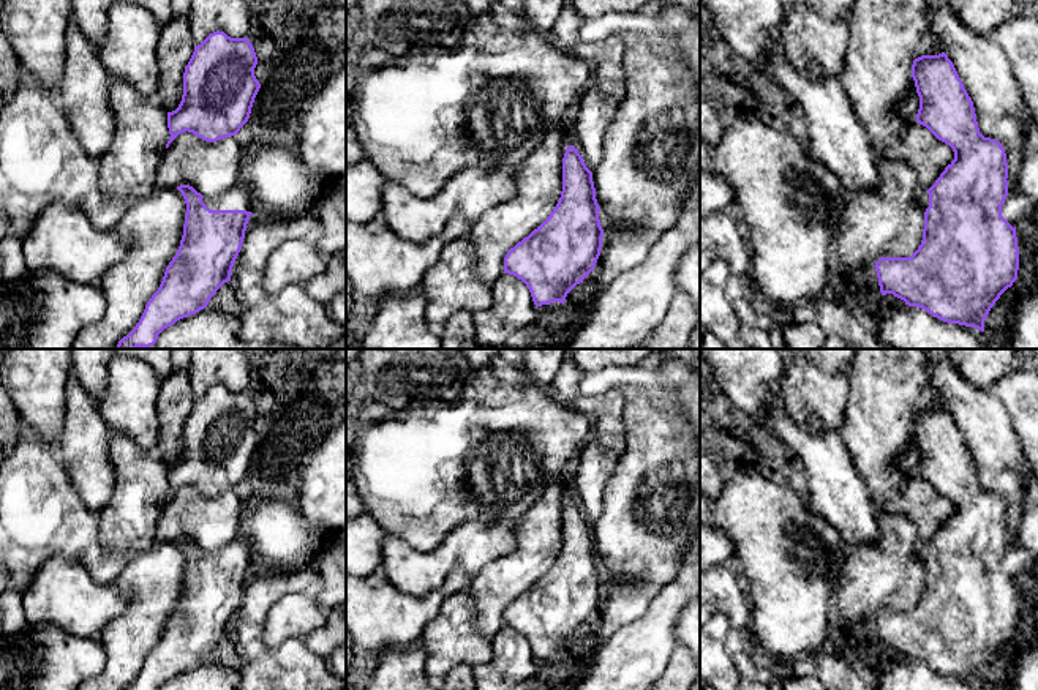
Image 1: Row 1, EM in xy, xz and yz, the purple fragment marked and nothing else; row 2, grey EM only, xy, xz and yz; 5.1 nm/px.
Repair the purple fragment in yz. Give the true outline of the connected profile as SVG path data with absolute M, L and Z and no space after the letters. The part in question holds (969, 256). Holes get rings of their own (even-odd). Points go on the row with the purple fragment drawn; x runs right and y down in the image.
M945 52L921 55L913 60L912 77L920 96L916 123L926 126L938 141L950 145L954 159L945 167L935 183L920 194L924 212L923 240L908 257L880 257L875 272L882 295L893 294L908 306L918 306L934 317L984 332L984 321L1000 295L1017 279L1019 248L1016 227L1002 216L1008 196L1006 153L997 139L980 133L973 101Z

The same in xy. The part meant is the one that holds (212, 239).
M237 183L213 197L202 196L190 185L177 189L186 204L180 246L139 322L115 349L153 346L164 328L204 309L216 291L231 281L254 212L248 188Z

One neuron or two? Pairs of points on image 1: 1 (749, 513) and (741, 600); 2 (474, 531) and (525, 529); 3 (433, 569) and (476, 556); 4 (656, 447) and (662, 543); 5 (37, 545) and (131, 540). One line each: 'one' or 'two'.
1: two
2: two
3: one
4: one
5: two

